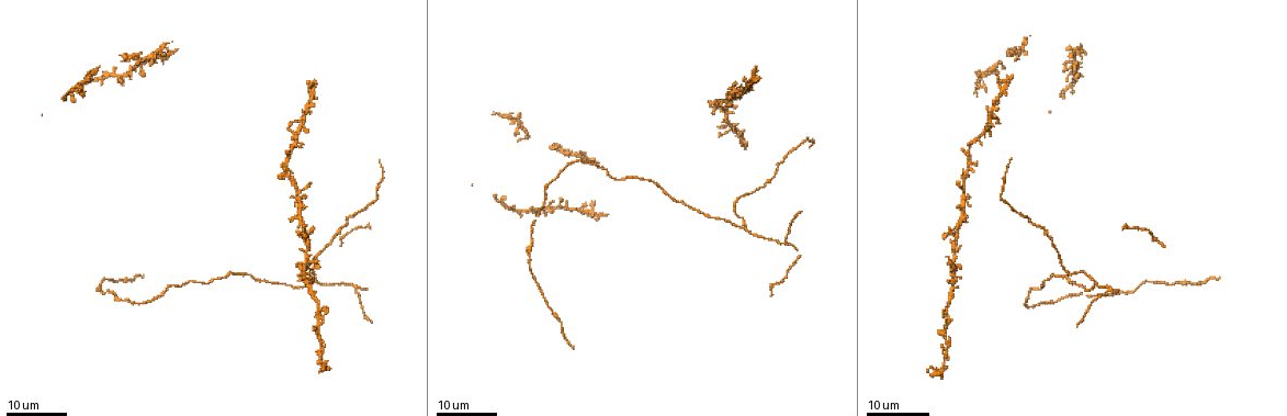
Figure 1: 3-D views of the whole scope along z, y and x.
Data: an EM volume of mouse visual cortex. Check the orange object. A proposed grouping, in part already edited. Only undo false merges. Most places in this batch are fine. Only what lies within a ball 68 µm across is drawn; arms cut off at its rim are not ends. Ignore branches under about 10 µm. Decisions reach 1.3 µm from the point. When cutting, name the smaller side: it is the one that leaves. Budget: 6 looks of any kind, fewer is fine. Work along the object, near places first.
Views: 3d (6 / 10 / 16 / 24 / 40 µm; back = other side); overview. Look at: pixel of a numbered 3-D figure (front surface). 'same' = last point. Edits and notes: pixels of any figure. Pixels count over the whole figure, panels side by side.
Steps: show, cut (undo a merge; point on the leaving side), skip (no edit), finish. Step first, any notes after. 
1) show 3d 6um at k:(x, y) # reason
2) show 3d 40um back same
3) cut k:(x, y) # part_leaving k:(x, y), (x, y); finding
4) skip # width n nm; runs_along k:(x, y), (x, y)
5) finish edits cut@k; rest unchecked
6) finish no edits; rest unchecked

show 3d 24um at 1:(789, 154) # thin neck

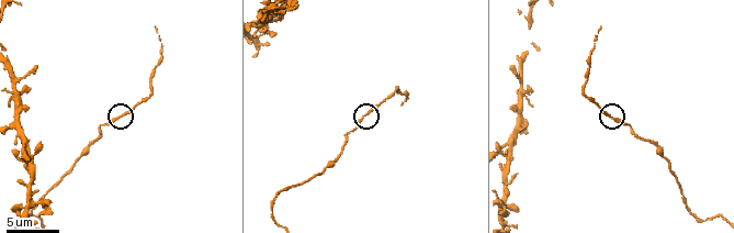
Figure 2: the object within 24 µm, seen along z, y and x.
show 3d 10um at 2:(610, 117)

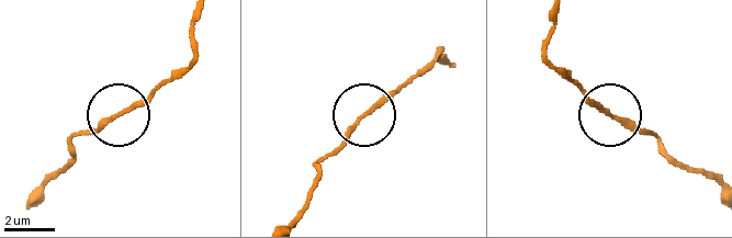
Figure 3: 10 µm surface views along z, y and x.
skip # runs_along 3:(293, 219), (350, 125), (417, 70); all the same neuron

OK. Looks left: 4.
show 3d 16um at 1:(745, 228) # a fork

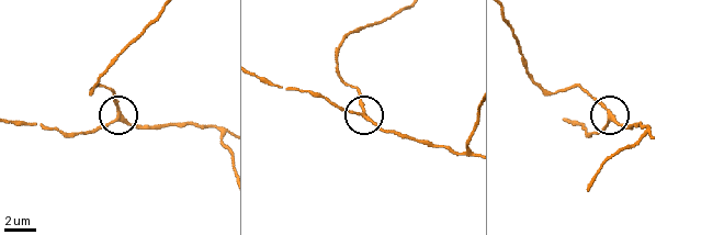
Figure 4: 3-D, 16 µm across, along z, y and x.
show 3d 10um at 4:(365, 116)

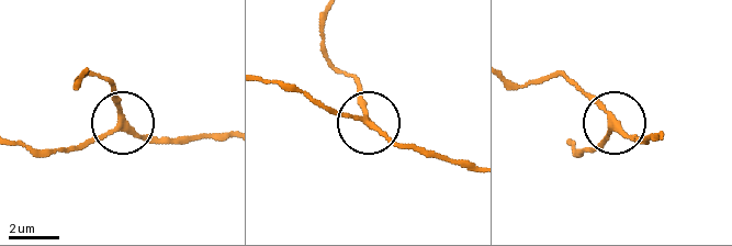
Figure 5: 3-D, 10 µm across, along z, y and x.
skip # side_arm 29 um; one neuron here

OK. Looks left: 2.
show 3d 6um at 2:(522, 90) # four or more arms meet

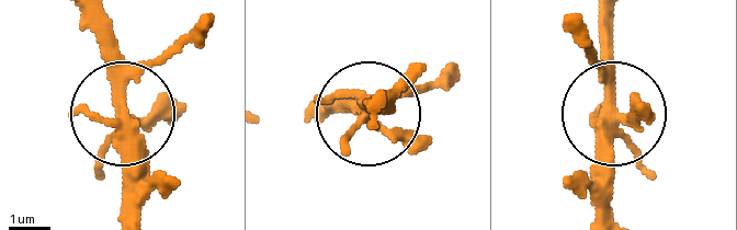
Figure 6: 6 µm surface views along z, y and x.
show 3d 6um back at 6:(610, 110) # other side

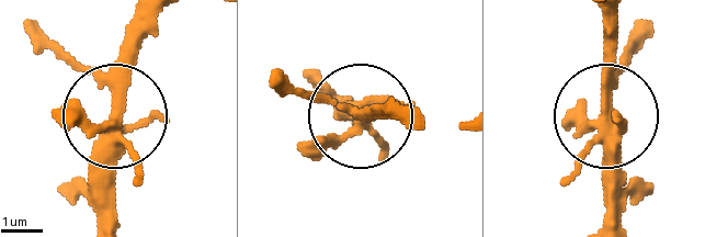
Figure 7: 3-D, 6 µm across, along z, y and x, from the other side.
skip # continuous, no second neuron

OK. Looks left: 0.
finish no edits; rest unchecked

